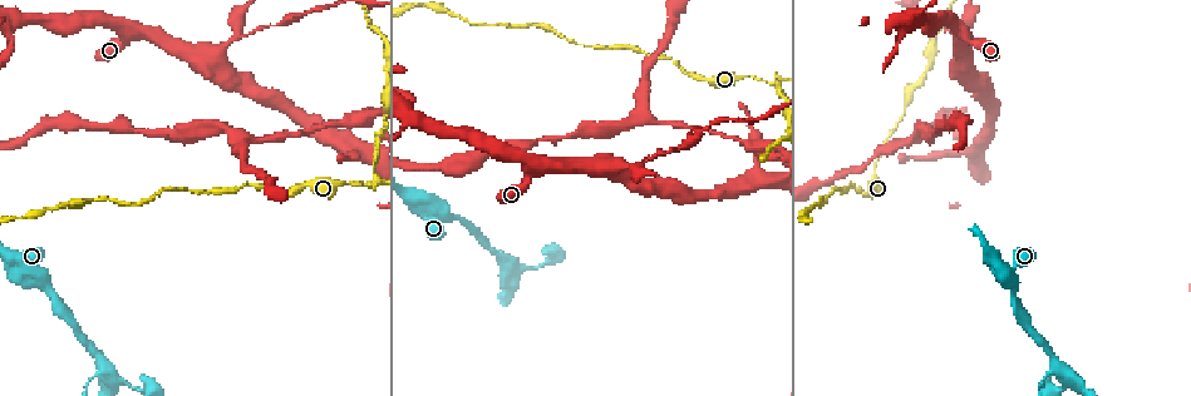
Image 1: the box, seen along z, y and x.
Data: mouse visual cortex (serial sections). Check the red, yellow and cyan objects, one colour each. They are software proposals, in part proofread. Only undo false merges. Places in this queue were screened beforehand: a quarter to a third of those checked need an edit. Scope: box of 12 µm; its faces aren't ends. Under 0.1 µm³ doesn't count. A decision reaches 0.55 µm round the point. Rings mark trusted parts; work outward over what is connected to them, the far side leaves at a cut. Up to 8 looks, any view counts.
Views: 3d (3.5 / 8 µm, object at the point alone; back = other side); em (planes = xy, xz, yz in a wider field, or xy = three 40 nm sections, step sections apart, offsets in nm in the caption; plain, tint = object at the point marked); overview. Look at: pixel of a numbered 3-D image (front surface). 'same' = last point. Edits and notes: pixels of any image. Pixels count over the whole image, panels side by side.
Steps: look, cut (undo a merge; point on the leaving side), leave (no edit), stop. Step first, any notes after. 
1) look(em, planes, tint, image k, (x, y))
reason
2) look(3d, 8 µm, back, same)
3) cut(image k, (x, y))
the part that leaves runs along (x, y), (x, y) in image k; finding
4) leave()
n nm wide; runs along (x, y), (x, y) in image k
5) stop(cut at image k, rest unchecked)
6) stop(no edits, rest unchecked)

look(3d, 3.5 µm, image 1, (9, 42))
abrupt turn

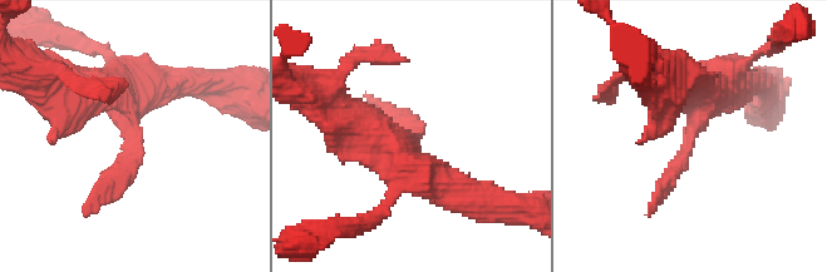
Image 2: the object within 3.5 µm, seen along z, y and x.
look(em, xy, step 5, tint, image 2, (417, 136))
arms of 200, 500 nm

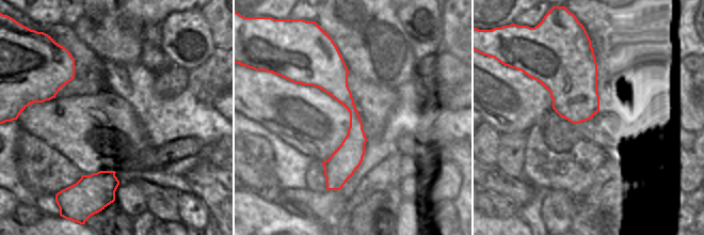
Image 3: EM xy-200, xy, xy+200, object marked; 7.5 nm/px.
leave()
runs along (729, 84), (704, 107), (653, 207) in image 2; all the same cell

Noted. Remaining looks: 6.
look(3d, 8 µm, image 1, (512, 269))
four-way junction

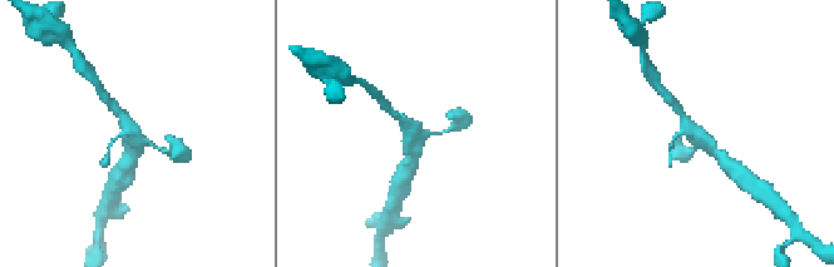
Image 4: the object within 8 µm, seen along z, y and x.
look(3d, 3.5 µm, image 4, (415, 132))
zoom in

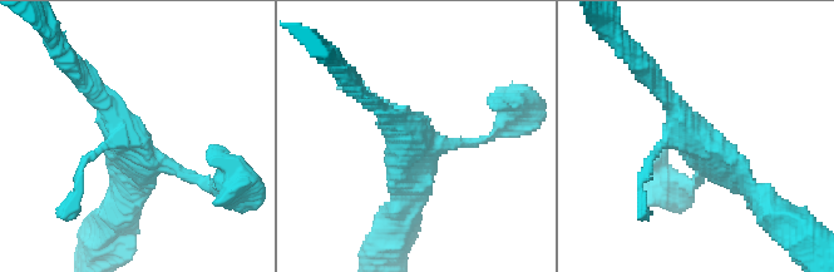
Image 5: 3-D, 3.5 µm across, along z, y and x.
look(em, xy, step 1, tint, image 5, (703, 146))
4 arms; arms of 100, 150, 250, 250 nm

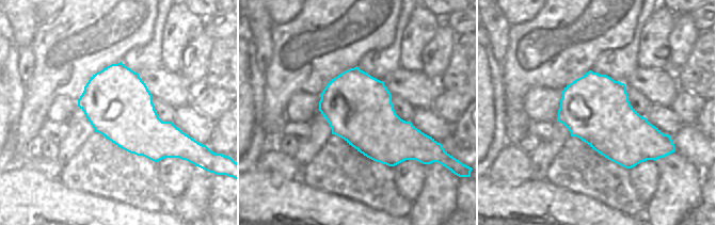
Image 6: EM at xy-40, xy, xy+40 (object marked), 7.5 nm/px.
leave()
runs along (94, 87), (148, 159), (206, 183) in image 5; continuous, no second cell

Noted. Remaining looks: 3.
look(3d, 3.5 µm, image 1, (773, 84))
abrupt turn

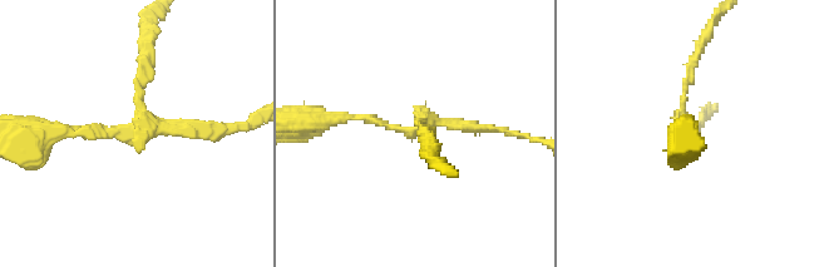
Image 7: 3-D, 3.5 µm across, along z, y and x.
look(em, xy, step 1, plain, image 7, (127, 131))
now the EM

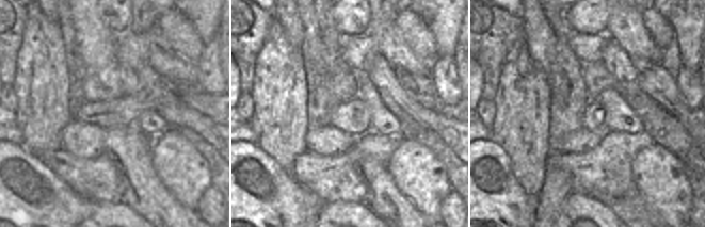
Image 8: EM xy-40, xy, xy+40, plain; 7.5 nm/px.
look(em, xy, step 1, tint, same)
with the object marked

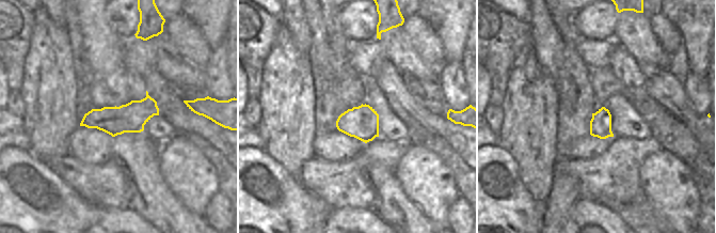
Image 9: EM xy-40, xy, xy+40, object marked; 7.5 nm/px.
cut(image 7, (143, 69))
a second cell is stuck on

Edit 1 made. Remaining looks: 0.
stop(cut at image 7, rest unchecked)

